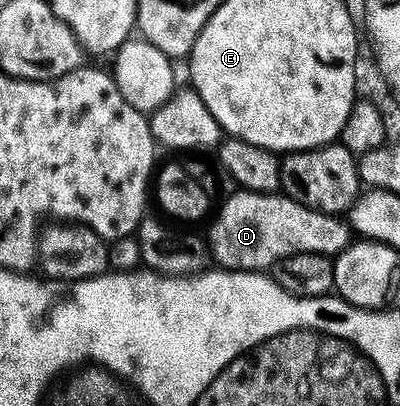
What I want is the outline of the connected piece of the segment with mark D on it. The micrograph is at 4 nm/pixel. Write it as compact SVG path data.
M236 190L236 195L231 195L223 203L223 208L219 211L219 216L215 219L215 224L211 227L211 235L209 234L209 246L214 262L220 268L228 271L253 271L256 273L266 272L268 269L275 266L279 260L289 257L293 253L321 253L322 255L330 255L332 257L344 251L353 242L353 232L346 222L342 223L342 218L339 215L327 215L324 211L314 211L312 207L307 207L304 203L297 202L296 199L287 198L286 194L276 193L273 195L259 195L255 191Z

